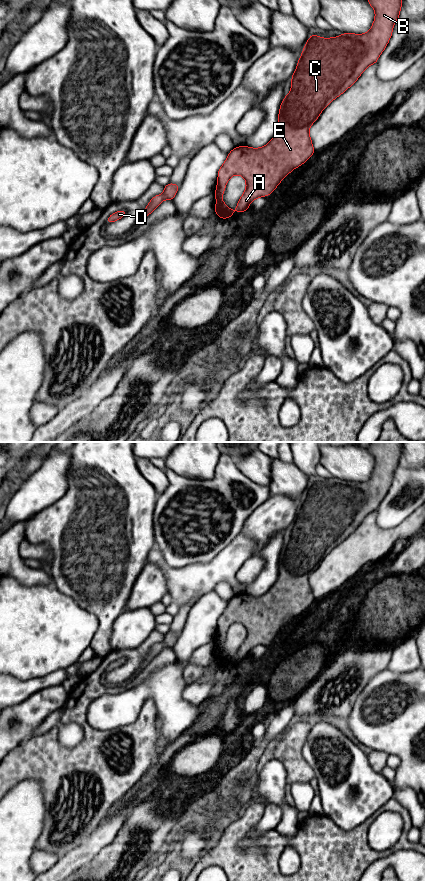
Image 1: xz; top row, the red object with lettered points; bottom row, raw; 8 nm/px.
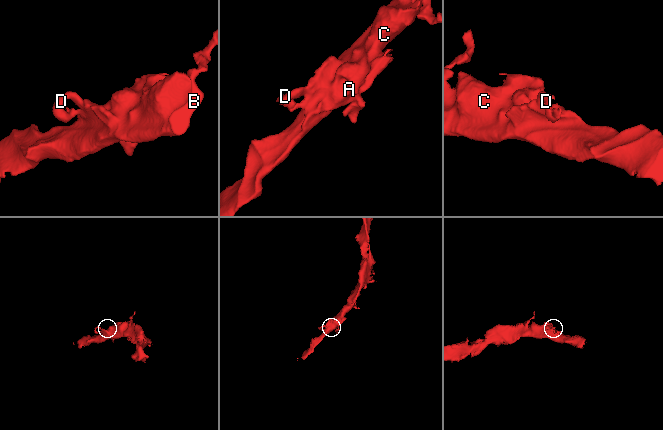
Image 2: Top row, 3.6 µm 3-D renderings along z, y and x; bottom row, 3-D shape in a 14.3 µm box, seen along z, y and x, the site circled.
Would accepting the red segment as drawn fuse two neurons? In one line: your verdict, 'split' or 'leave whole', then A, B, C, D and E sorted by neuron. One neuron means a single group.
leave whole; groups A B C D E

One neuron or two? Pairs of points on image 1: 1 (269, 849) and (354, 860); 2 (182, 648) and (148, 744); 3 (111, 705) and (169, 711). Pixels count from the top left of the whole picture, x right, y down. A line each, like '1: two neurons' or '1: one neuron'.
1: one neuron
2: two neurons
3: one neuron

